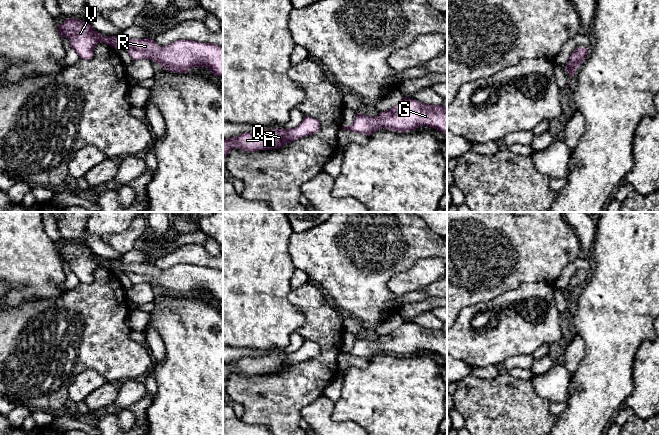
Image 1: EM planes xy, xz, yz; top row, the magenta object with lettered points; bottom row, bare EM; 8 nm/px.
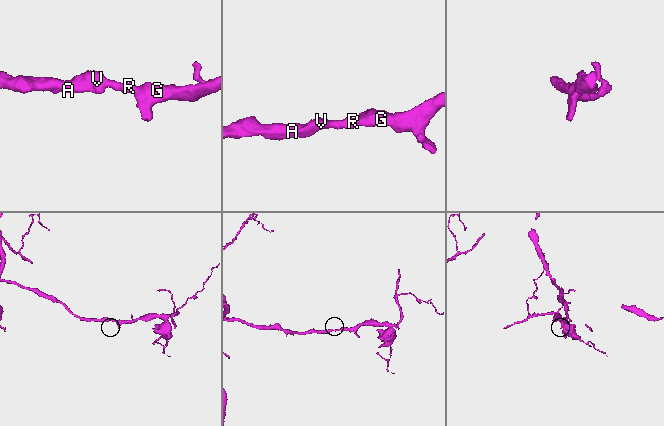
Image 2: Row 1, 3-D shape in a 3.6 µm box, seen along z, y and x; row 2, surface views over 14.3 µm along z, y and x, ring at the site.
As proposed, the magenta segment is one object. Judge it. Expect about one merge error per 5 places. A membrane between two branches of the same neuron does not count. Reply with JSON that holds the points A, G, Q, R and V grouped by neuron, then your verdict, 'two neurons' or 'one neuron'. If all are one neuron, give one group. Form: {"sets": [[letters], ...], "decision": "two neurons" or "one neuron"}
{"sets": [["A", "G", "Q", "R", "V"]], "decision": "one neuron"}

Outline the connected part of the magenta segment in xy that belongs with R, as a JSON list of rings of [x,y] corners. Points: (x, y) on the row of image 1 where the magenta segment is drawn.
[[[68,18],[61,24],[58,24],[59,35],[68,38],[71,47],[76,51],[78,57],[83,60],[91,59],[94,56],[93,49],[99,43],[105,43],[116,50],[124,49],[131,56],[132,60],[150,59],[157,65],[173,73],[188,73],[191,68],[205,67],[209,69],[214,76],[223,75],[223,46],[197,42],[193,40],[181,39],[169,45],[159,47],[152,38],[121,40],[117,36],[104,36],[98,33],[89,23],[79,19]]]

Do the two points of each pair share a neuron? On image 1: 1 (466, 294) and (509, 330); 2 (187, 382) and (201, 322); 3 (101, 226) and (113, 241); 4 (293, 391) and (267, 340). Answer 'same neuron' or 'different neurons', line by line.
1: different neurons
2: same neuron
3: different neurons
4: different neurons

